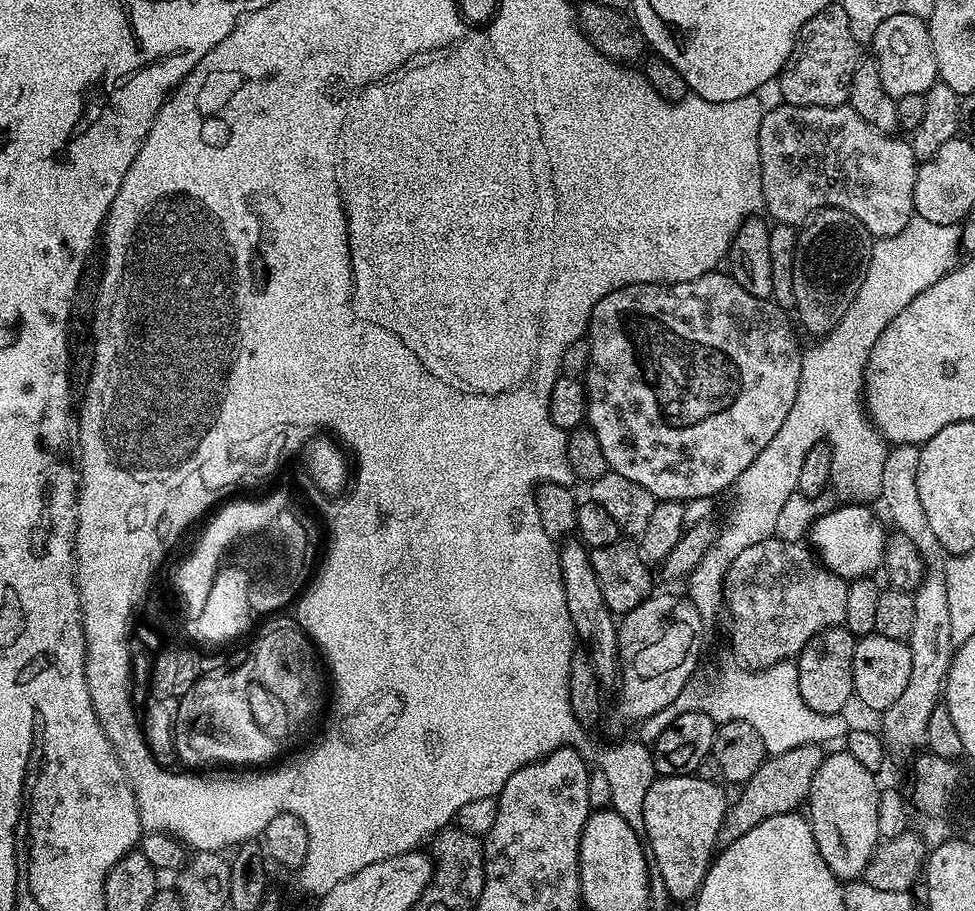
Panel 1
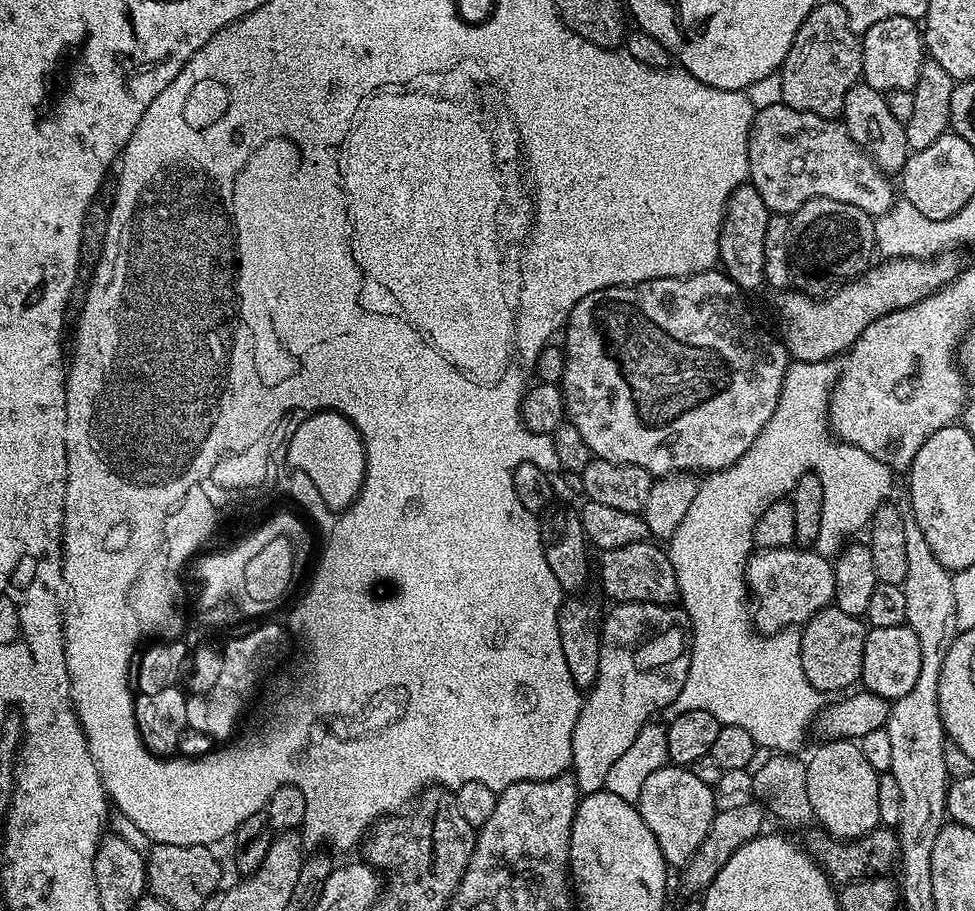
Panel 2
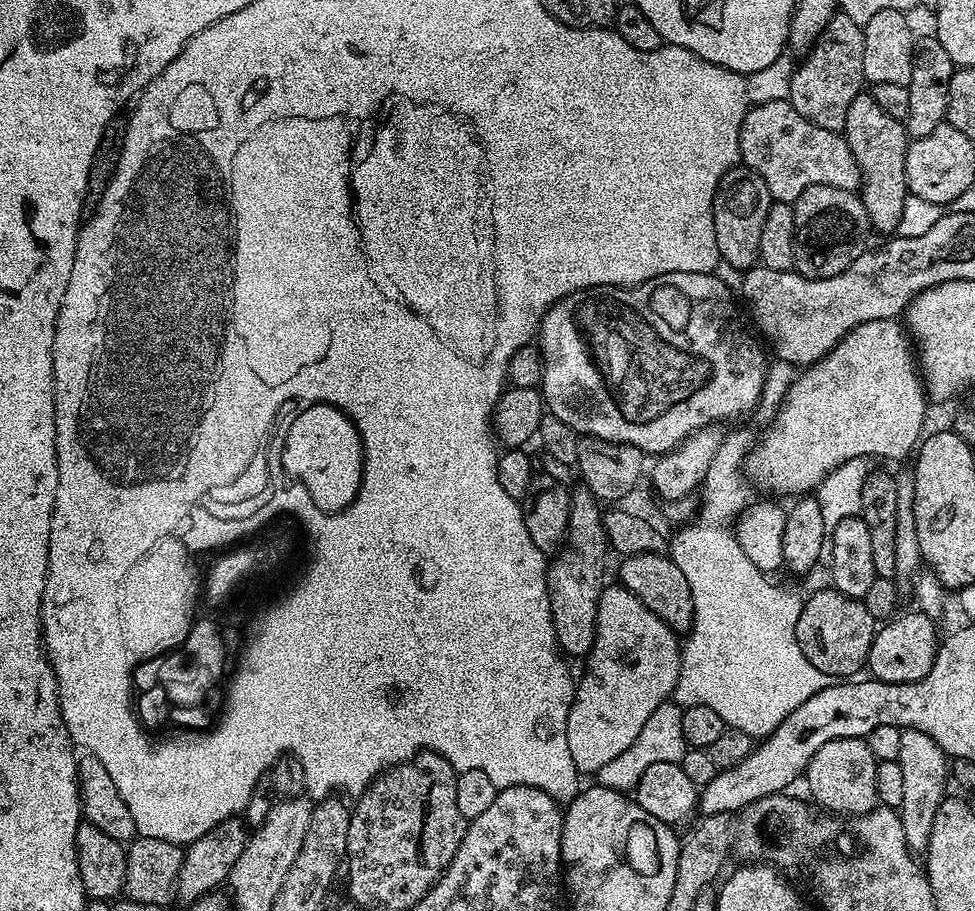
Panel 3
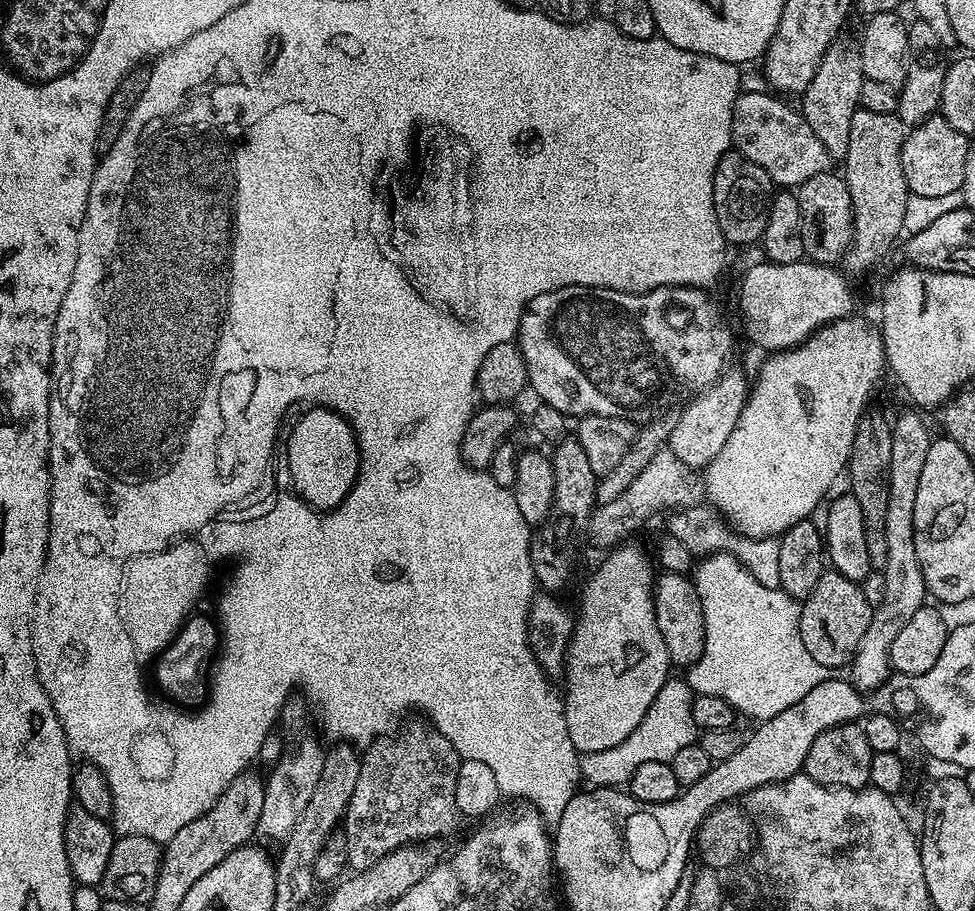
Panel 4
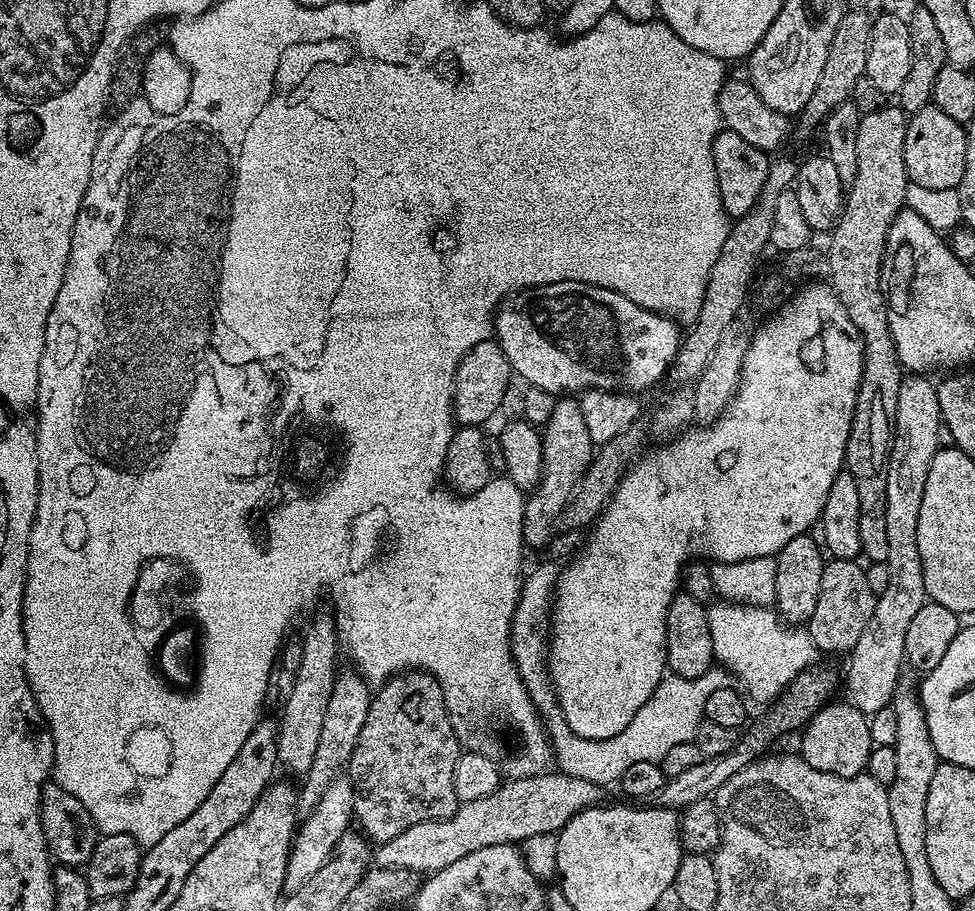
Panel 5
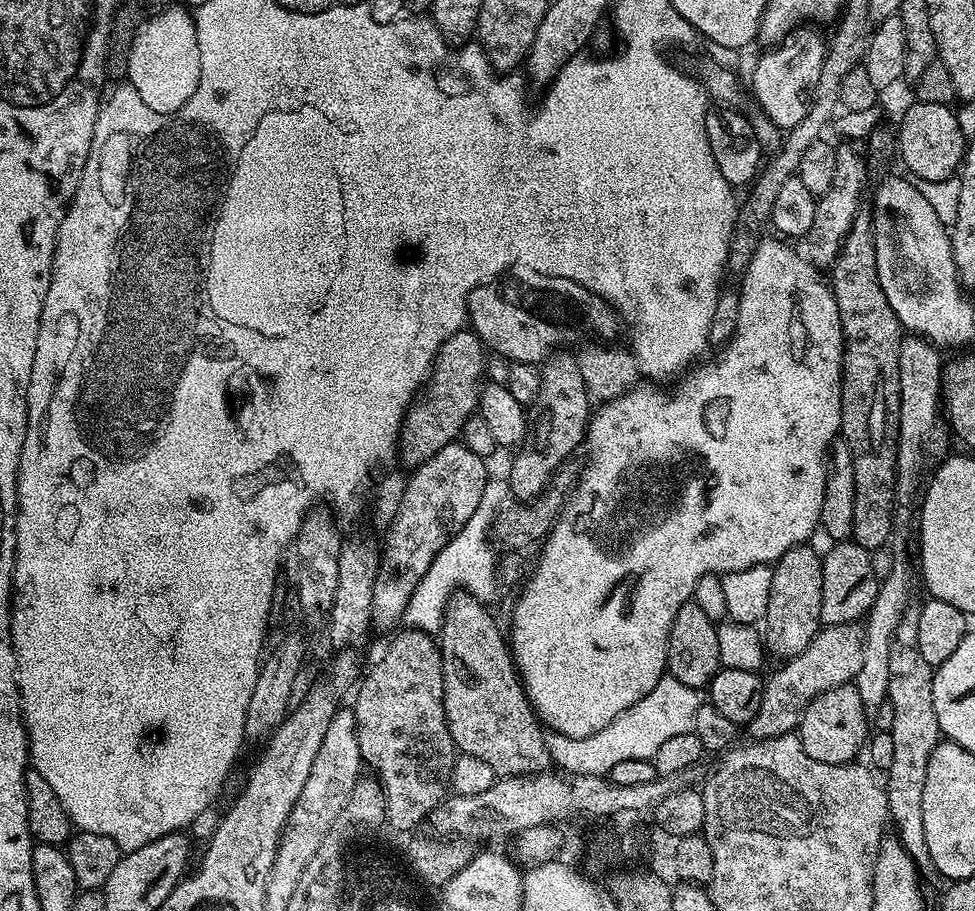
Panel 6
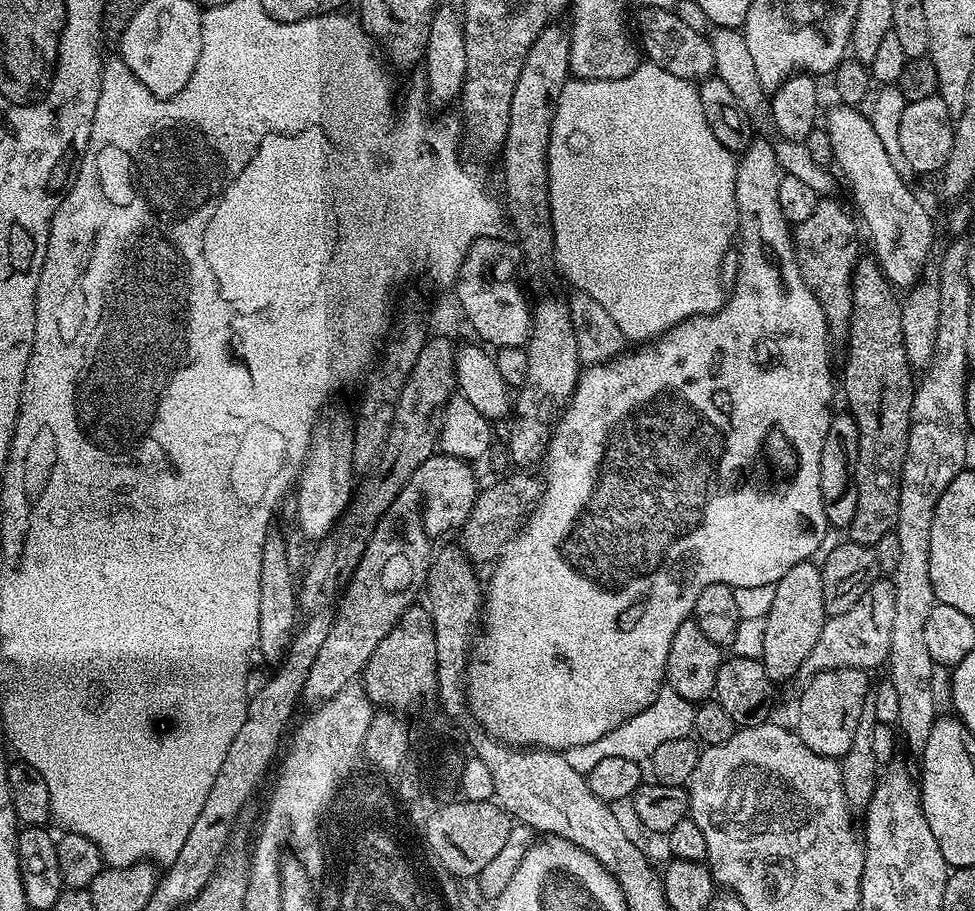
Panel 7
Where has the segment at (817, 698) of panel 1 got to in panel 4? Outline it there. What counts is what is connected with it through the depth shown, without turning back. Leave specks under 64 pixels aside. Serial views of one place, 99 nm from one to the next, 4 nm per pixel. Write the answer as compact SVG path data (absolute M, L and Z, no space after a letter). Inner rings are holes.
M826 570L818 578L818 586L814 586L812 593L804 597L800 605L802 646L806 646L814 662L829 670L836 670L843 664L844 667L851 665L858 644L862 642L862 634L866 634L866 626L870 626L873 611L857 581Z

